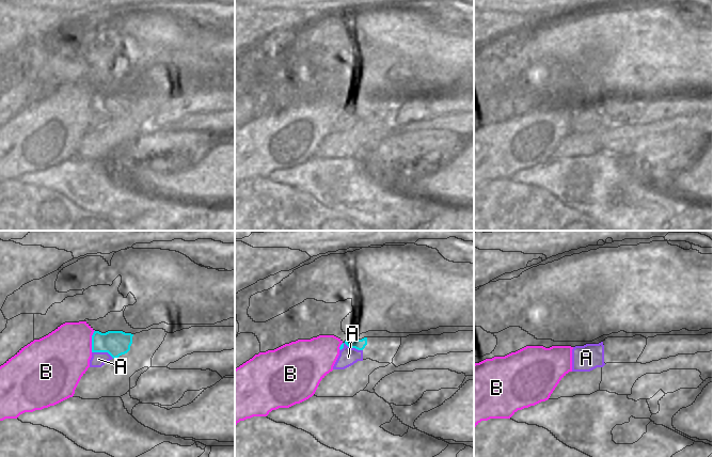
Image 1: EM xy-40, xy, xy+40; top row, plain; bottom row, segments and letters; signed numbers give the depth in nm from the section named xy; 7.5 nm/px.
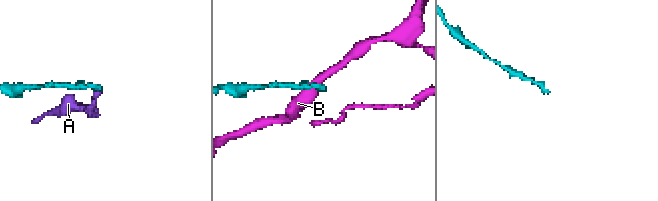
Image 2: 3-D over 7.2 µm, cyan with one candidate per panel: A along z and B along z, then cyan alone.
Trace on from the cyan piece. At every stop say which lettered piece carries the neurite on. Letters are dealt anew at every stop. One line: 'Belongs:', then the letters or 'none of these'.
Belongs: none of these

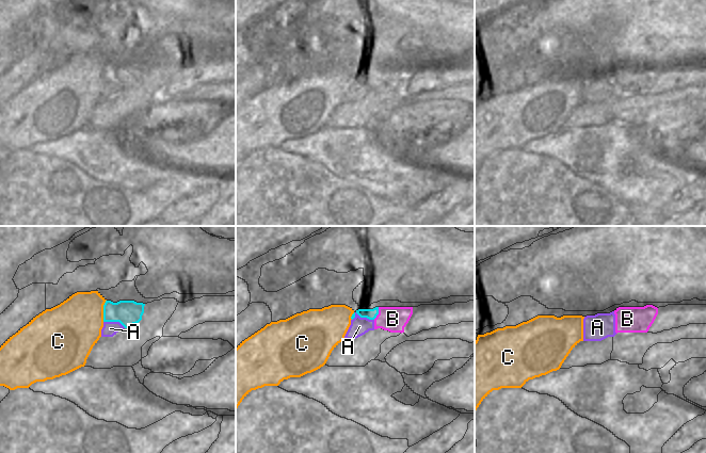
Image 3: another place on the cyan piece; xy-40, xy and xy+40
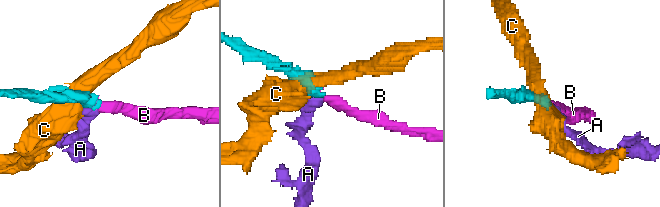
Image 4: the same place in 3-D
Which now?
Belongs: B

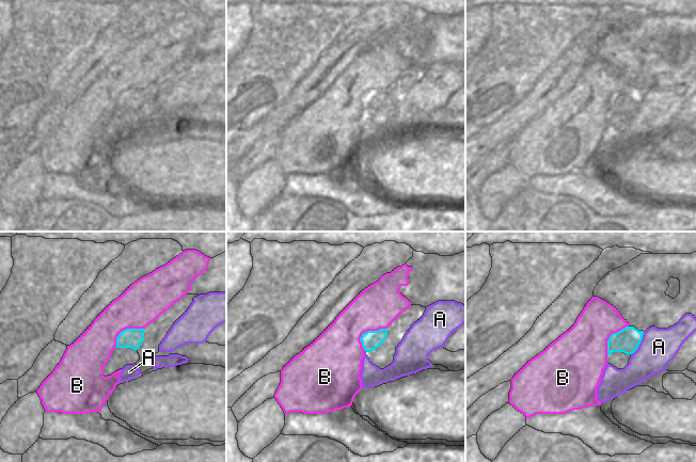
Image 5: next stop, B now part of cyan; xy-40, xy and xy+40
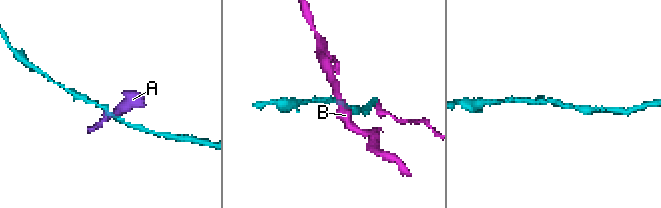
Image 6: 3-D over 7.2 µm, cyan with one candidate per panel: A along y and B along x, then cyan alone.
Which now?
Belongs: none of these

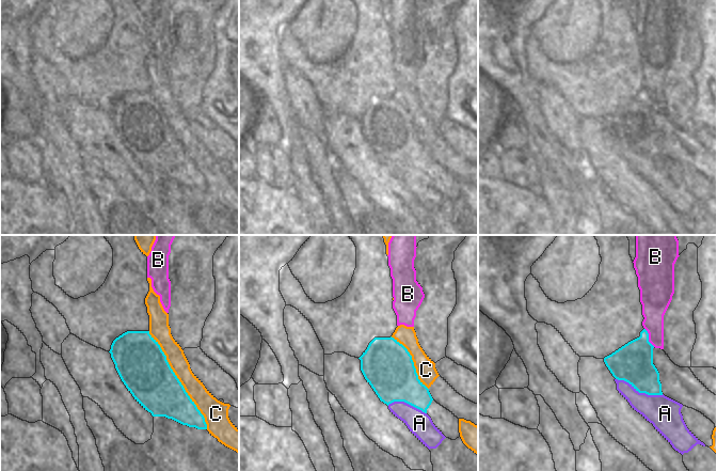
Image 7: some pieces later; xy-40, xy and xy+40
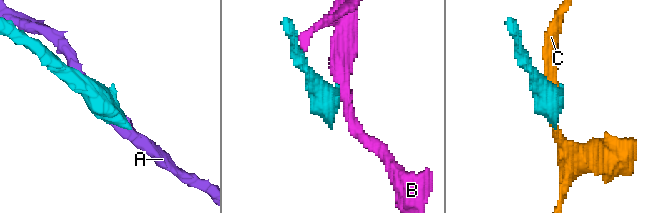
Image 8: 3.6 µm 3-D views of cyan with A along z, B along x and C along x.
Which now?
Belongs: none of these

